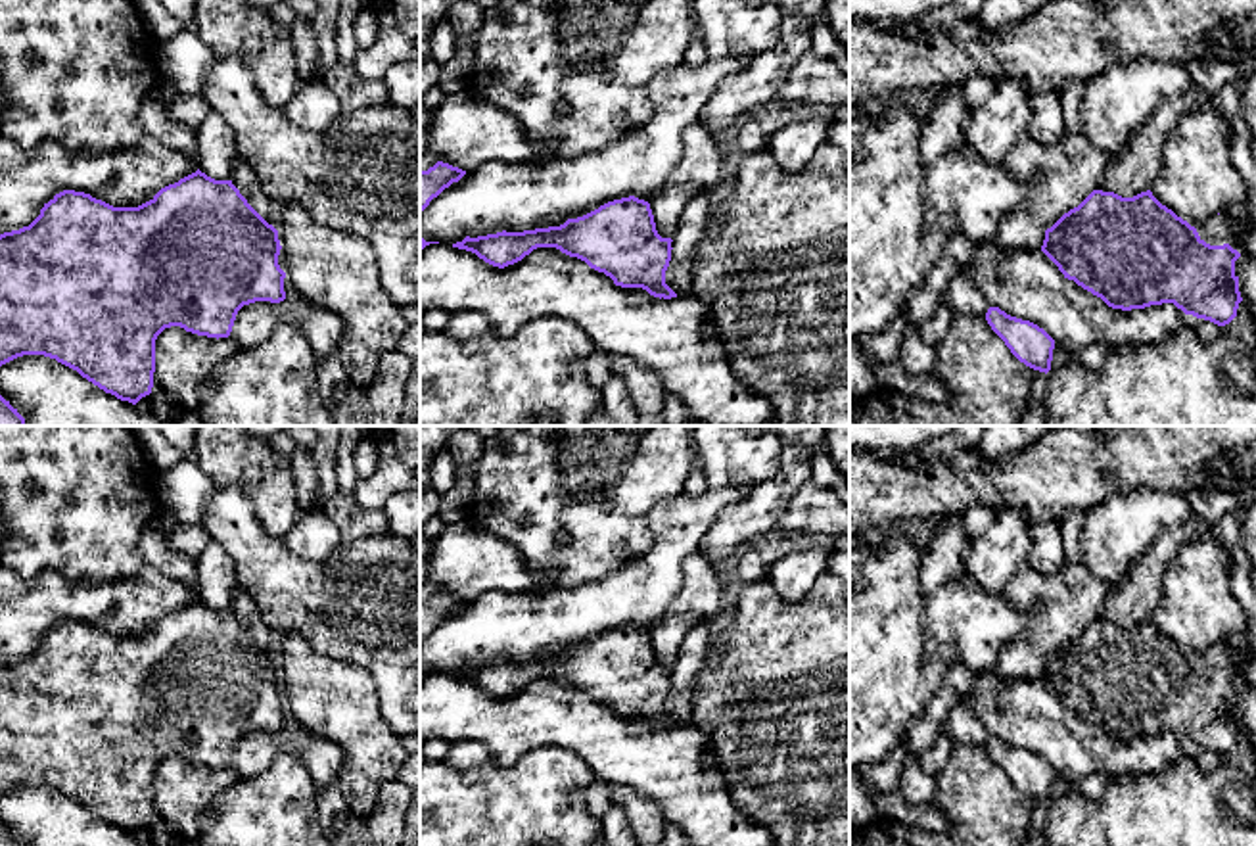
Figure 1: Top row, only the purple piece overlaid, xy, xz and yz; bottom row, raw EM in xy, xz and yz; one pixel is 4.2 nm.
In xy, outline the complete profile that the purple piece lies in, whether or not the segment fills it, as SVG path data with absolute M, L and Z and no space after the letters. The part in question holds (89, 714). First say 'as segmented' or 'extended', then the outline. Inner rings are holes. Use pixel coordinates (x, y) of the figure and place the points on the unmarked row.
as segmented | M199 599L161 618L150 631L138 637L113 637L90 623L63 620L44 633L40 645L29 656L0 664L0 796L23 785L44 785L77 800L105 823L136 834L142 827L151 823L155 769L165 758L180 756L198 765L228 767L236 744L244 735L255 731L280 733L286 729L286 702L278 694L280 679L278 660L247 633L232 610L215 610Z

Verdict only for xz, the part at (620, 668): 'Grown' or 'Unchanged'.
Unchanged

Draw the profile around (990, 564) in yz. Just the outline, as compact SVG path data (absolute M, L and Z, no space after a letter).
M1022 510L1001 512L991 529L972 543L957 576L986 593L1001 593L1022 562L1028 560L1035 529Z

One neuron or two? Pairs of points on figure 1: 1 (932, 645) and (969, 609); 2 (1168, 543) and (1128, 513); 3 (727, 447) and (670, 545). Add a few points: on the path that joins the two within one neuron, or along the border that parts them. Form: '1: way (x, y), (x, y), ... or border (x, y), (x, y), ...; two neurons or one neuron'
1: way (942, 635), (959, 618); one neuron
2: border (1193, 513), (1162, 534), (1130, 570); two neurons
3: border (752, 486), (708, 490); two neurons

